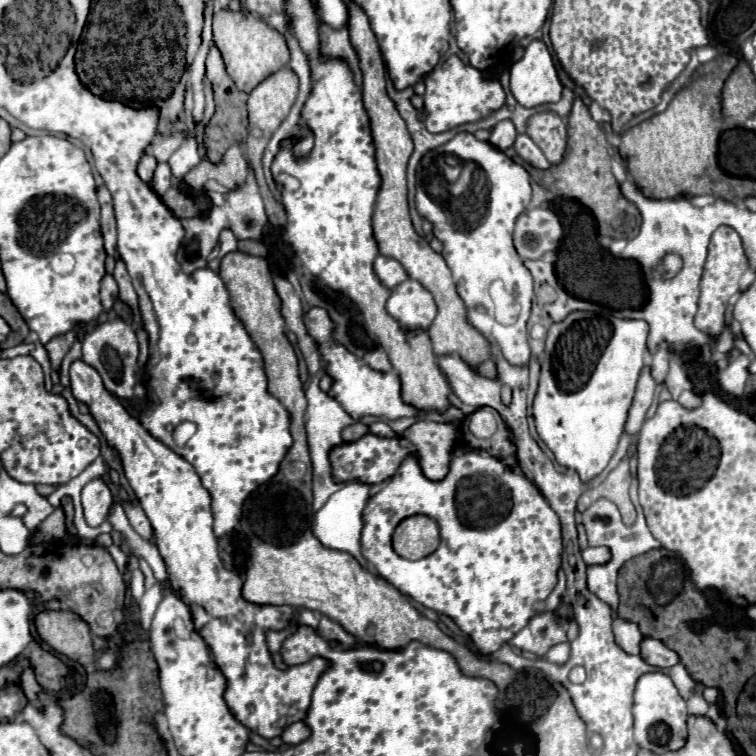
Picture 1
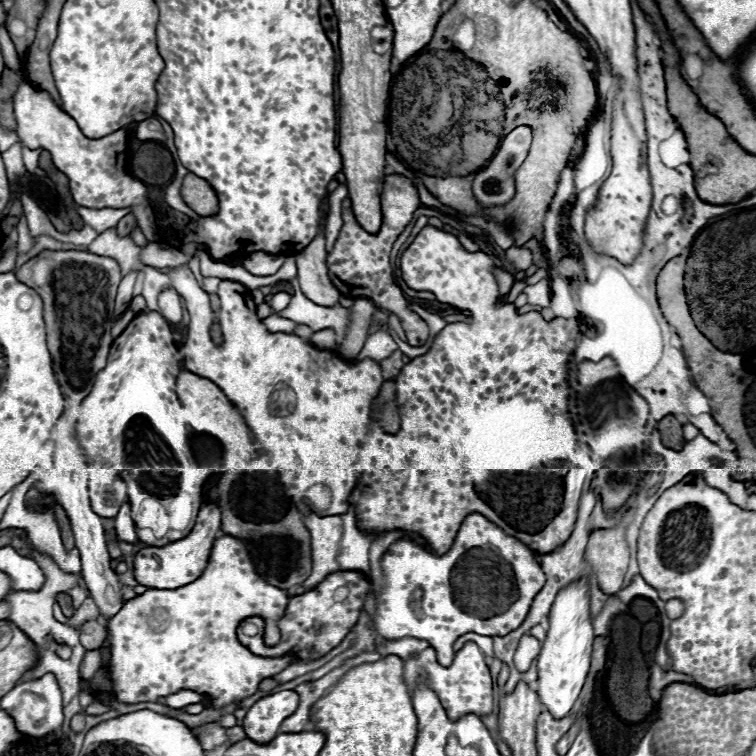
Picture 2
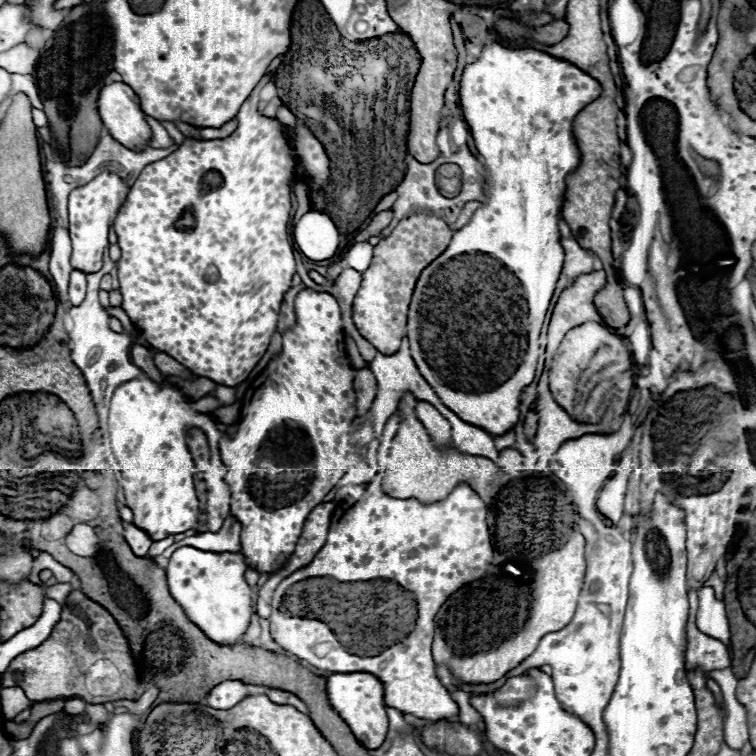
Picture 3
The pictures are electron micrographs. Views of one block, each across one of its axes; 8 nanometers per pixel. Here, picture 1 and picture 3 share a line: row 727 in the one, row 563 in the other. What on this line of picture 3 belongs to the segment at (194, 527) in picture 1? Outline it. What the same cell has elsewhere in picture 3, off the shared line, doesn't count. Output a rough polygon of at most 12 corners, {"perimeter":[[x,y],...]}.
{"perimeter":[[306,288],[220,438],[240,554],[286,566],[346,474],[354,368]]}

